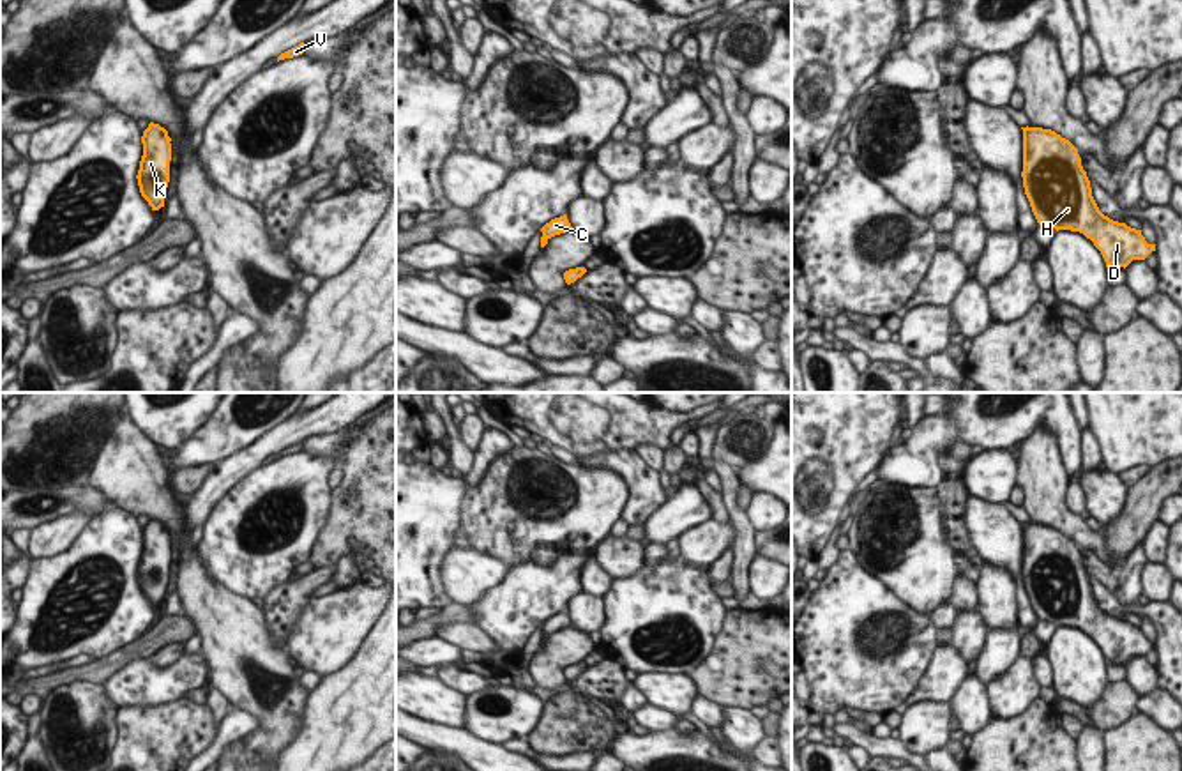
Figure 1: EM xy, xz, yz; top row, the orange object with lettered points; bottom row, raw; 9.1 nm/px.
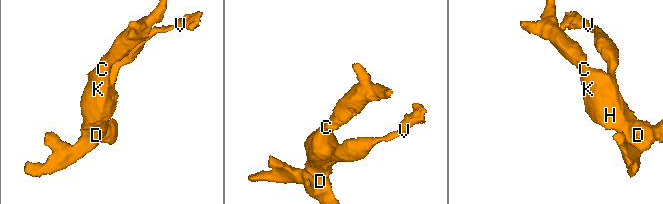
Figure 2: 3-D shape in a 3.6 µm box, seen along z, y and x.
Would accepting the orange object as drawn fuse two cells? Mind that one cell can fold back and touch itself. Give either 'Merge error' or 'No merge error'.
No merge error.

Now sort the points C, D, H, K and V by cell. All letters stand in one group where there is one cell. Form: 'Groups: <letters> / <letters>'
Groups: C D H K V.

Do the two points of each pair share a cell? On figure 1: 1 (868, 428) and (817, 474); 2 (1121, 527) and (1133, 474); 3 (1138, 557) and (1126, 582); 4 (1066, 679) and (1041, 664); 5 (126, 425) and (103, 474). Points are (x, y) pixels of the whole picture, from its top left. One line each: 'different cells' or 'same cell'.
1: same cell
2: different cells
3: same cell
4: different cells
5: same cell

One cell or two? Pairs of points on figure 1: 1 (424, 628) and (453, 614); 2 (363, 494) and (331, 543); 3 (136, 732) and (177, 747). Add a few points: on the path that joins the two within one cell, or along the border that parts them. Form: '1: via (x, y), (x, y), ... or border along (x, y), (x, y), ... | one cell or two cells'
1: via (431, 623), (446, 614) | one cell
2: via (350, 506), (331, 524), (331, 531) | one cell
3: via (147, 736), (152, 741), (166, 741) | one cell

